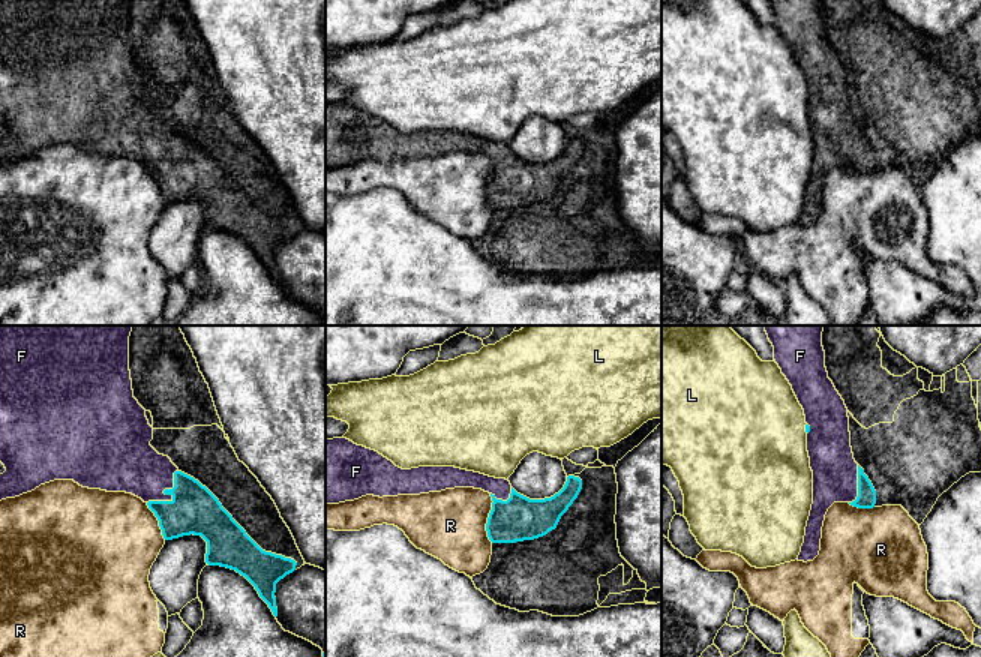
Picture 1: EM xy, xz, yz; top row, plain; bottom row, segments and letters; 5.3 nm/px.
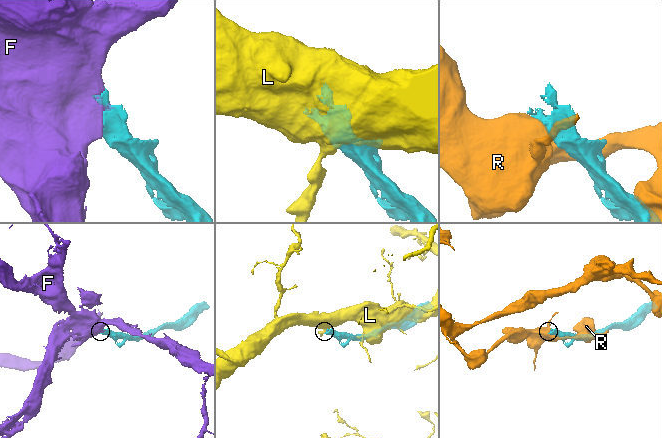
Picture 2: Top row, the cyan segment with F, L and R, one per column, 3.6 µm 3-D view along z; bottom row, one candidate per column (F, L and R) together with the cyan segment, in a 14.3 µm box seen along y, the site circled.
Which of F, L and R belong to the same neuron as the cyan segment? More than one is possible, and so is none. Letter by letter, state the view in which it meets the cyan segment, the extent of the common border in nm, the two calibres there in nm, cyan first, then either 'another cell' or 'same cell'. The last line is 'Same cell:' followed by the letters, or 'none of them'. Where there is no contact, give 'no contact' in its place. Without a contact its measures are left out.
F: xy | 240 nm | 260/300 nm | same cell
L: yz | 60 nm | 30/500 nm | another cell
R: xz | 260 nm | 240/380 nm | another cell
Same cell: F

